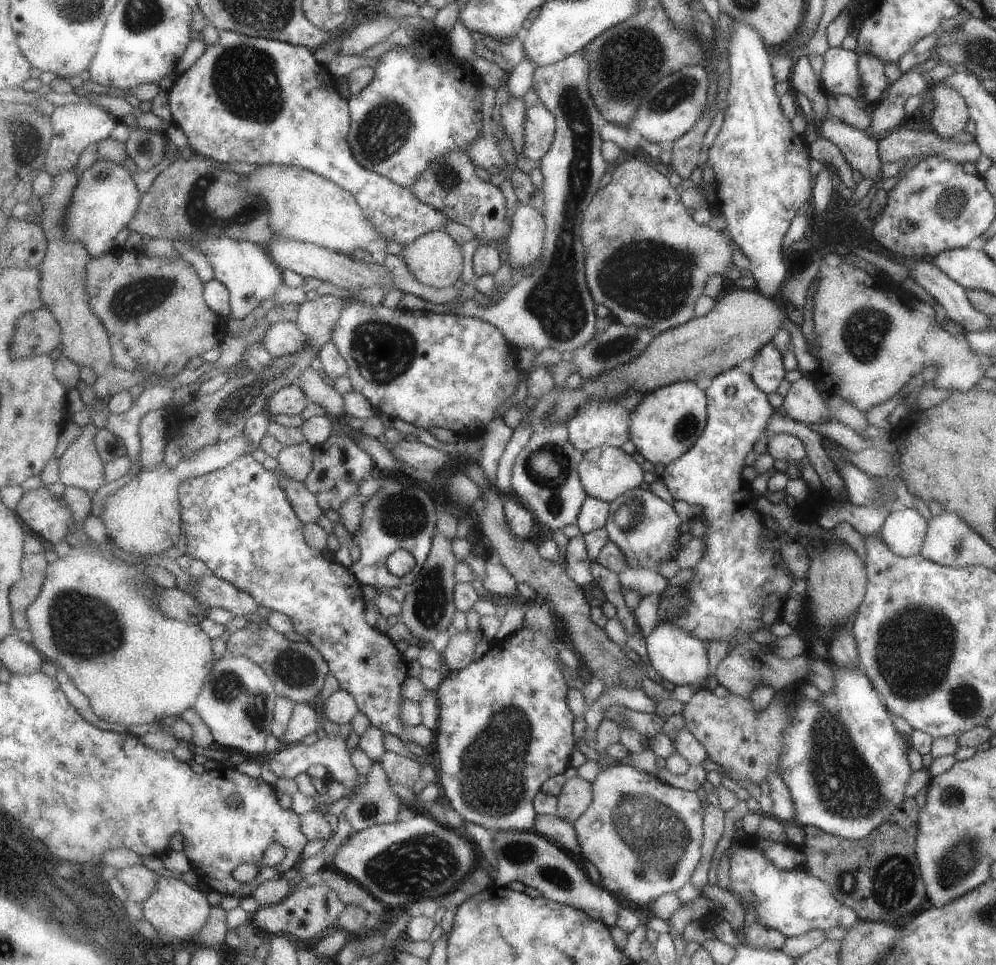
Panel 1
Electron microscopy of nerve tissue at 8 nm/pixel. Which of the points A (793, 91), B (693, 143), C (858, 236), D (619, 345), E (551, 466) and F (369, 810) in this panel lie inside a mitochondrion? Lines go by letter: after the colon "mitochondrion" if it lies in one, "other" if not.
A: other
B: other
C: other
D: mitochondrion
E: mitochondrion
F: mitochondrion

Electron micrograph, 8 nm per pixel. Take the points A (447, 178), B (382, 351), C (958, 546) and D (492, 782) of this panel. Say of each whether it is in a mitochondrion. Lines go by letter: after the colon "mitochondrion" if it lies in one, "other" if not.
A: mitochondrion
B: mitochondrion
C: mitochondrion
D: mitochondrion

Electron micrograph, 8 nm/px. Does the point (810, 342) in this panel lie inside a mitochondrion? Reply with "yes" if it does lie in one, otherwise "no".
no

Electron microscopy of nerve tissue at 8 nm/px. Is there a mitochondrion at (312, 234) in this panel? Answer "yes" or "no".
no

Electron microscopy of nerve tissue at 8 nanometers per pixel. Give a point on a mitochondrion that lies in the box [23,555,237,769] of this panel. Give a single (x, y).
(82, 625)

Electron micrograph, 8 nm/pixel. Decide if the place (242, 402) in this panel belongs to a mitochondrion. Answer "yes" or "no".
yes

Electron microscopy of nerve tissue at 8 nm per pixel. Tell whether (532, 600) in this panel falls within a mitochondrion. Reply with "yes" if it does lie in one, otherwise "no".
no

